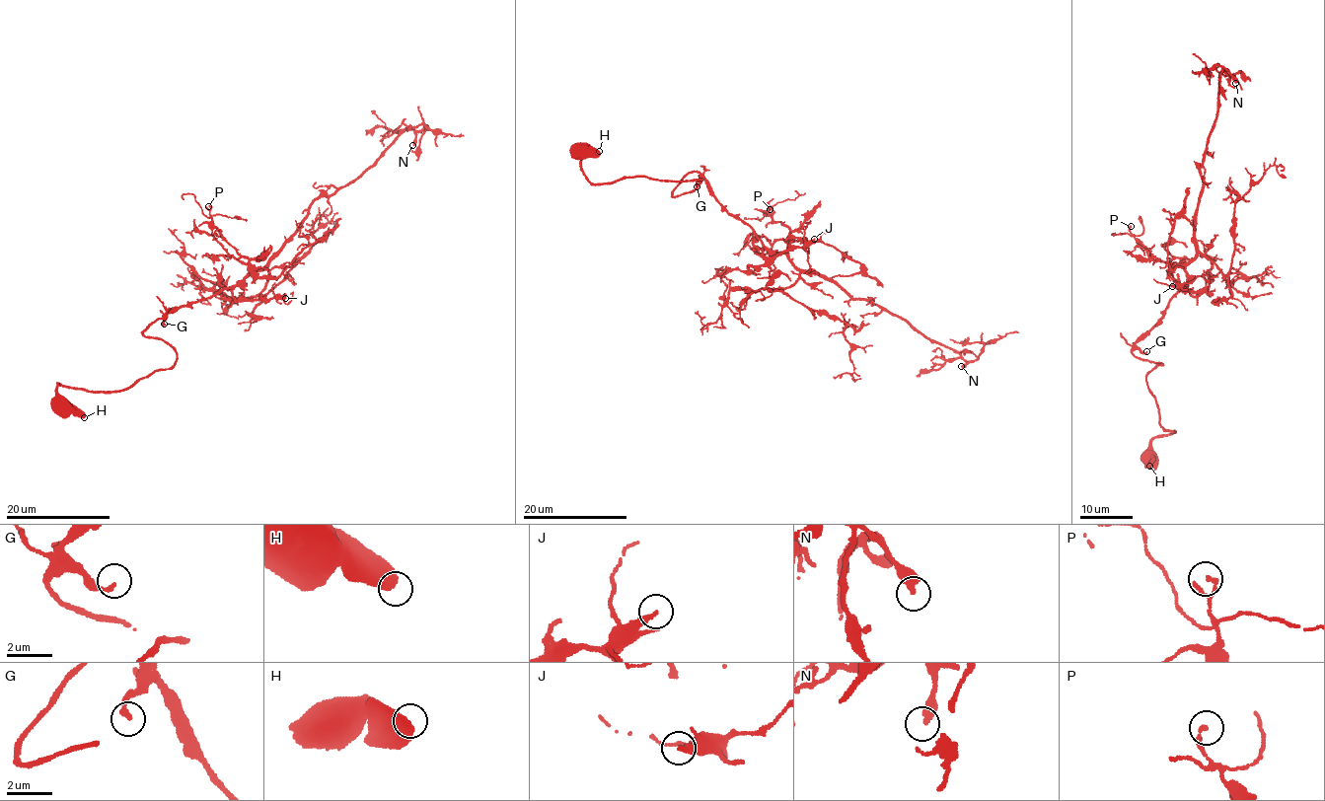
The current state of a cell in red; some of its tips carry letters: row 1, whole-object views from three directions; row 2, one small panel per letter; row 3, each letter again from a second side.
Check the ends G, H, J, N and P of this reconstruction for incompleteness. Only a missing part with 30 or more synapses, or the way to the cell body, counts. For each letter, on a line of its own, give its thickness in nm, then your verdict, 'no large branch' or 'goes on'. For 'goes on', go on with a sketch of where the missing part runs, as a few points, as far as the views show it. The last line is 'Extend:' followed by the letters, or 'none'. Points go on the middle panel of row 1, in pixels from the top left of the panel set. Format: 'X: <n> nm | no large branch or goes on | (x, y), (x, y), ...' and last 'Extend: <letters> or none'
G: 180 nm | no large branch
H: 460 nm | no large branch
J: 240 nm | no large branch
N: 440 nm | goes on | (961, 366), (960, 373), (950, 376), (936, 370), (915, 375), (905, 383), (898, 396), (899, 402)
P: 160 nm | no large branch
Extend: N

